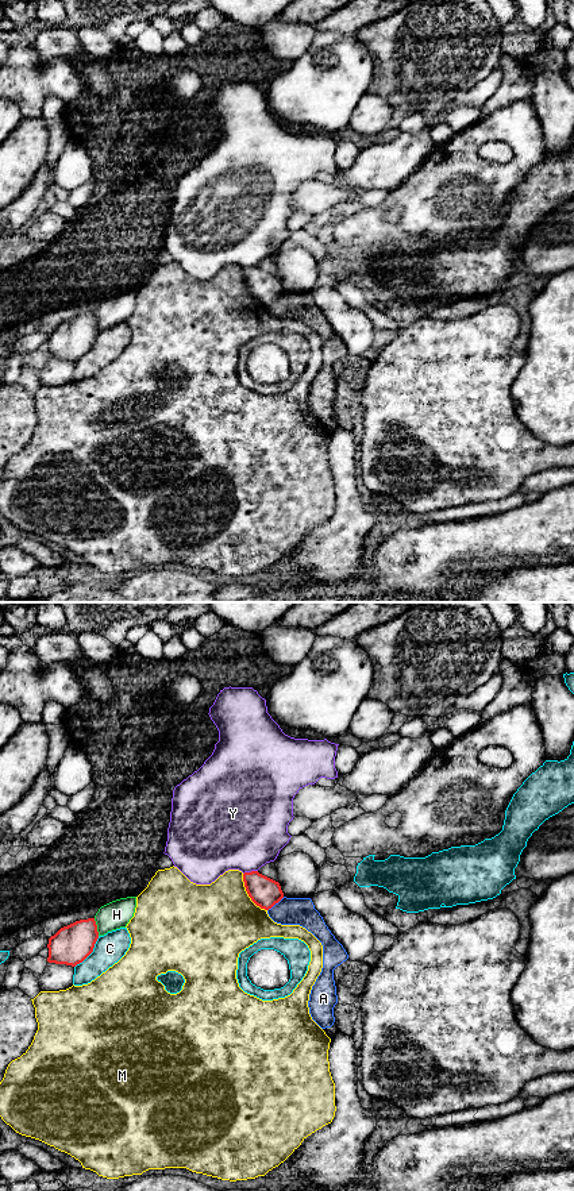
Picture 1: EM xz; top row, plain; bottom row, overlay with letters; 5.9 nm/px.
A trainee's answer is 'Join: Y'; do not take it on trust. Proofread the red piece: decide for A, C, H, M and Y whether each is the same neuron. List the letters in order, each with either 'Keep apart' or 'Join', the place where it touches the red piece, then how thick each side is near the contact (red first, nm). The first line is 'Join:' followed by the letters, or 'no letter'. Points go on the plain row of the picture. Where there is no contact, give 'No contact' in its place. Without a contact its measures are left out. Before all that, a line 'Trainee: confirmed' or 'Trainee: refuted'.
Trainee: refuted
Join: no letter
A: Keep apart. Touches red at xz (276, 297). Thickness 180 nm (red) against 160 nm
C: Keep apart. Touches red at xz (91, 347). Thickness 240 nm (red) against 180 nm
H: Keep apart. Touches red at xz (96, 322). Thickness 240 nm (red) against 170 nm
M: Keep apart. Touches red at xz (247, 288). Thickness 180 nm (red) against 460 nm
Y: Keep apart. Touches red at xz (251, 266). Thickness 180 nm (red) against 460 nm

